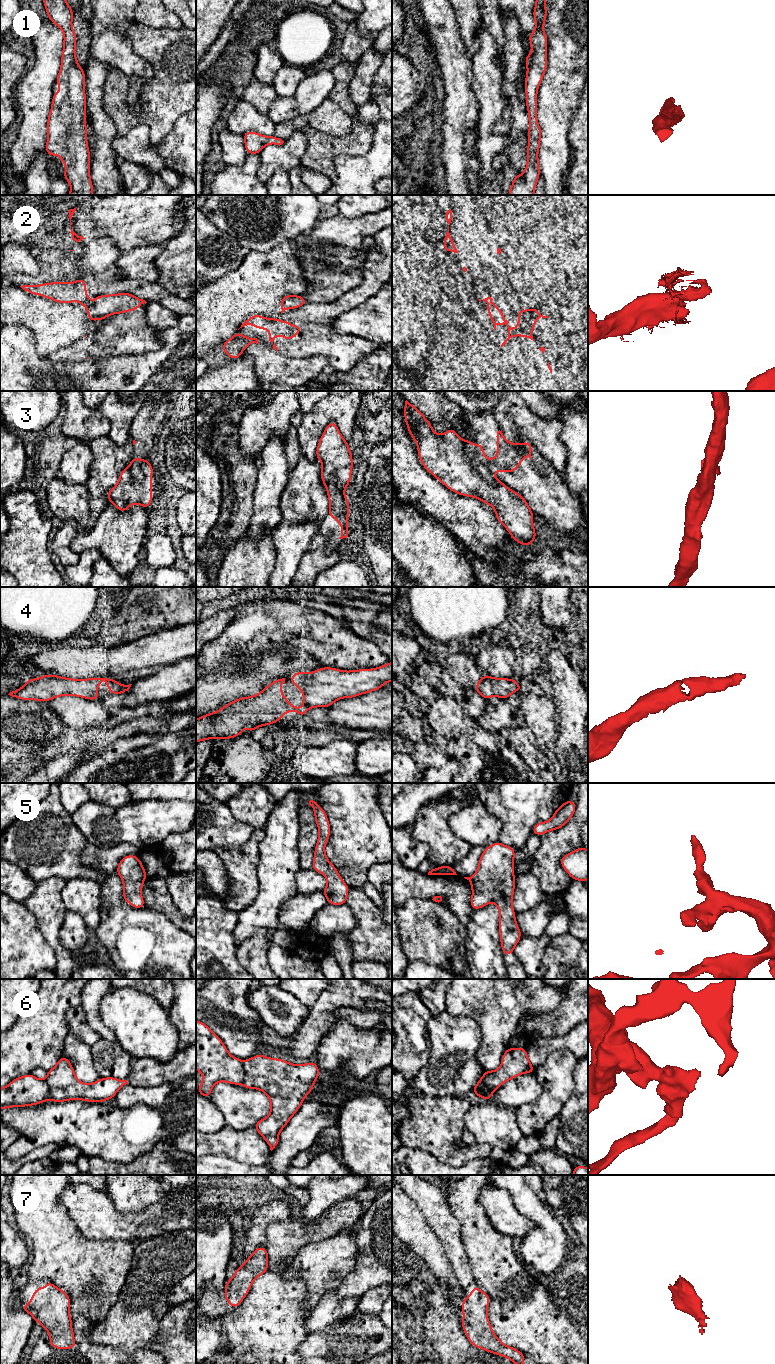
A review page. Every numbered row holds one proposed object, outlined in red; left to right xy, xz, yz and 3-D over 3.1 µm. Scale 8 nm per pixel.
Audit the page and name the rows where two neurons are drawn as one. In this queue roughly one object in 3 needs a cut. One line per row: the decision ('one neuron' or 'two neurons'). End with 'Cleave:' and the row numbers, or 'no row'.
1: one neuron
2: two neurons
3: two neurons
4: one neuron
5: one neuron
6: two neurons
7: one neuron
Cleave: 2, 3, 6

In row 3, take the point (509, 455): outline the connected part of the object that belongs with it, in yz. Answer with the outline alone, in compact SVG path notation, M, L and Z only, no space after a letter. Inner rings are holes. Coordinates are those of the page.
M502 431L497 432L497 455L488 460L483 451L483 444L471 444L471 448L481 457L488 471L494 473L496 471L515 472L521 461L528 456L531 459L531 451L533 450L531 443L525 441L522 444L508 442Z

